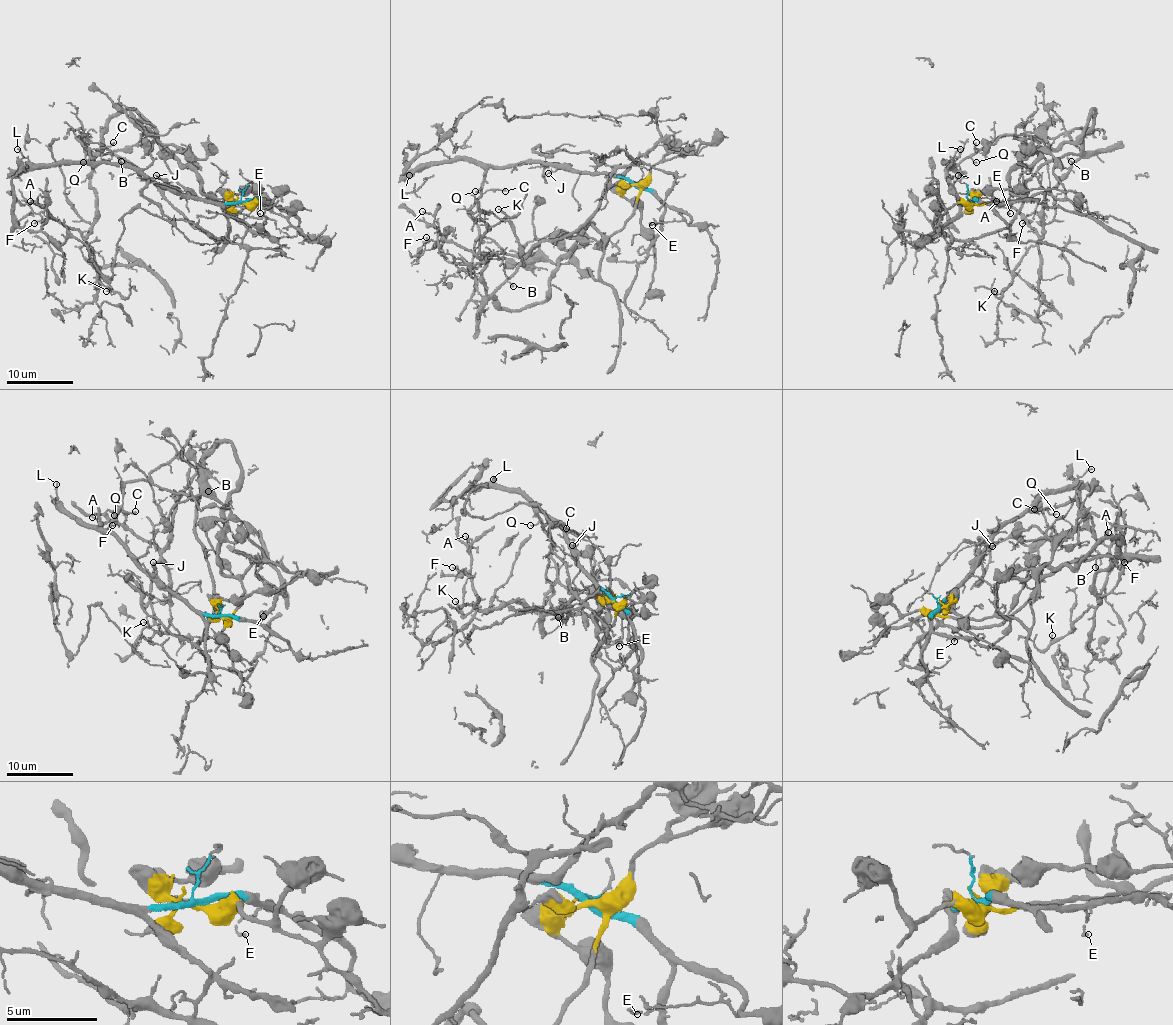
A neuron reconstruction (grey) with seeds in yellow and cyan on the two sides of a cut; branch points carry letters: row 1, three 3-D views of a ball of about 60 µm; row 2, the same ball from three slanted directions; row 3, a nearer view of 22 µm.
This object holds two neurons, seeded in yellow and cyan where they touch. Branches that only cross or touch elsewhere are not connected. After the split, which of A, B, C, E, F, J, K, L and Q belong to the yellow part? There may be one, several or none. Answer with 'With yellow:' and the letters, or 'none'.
With yellow: A, B, F, K

